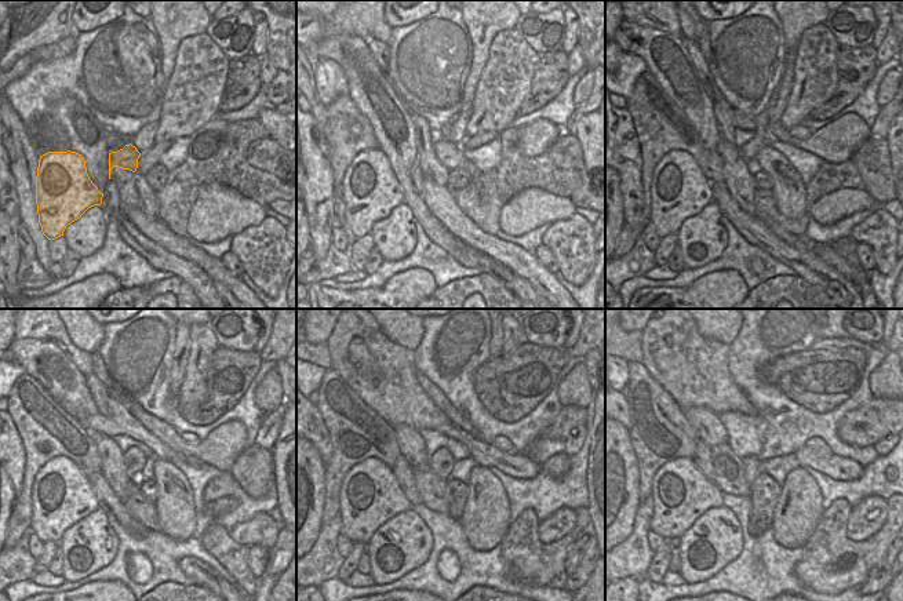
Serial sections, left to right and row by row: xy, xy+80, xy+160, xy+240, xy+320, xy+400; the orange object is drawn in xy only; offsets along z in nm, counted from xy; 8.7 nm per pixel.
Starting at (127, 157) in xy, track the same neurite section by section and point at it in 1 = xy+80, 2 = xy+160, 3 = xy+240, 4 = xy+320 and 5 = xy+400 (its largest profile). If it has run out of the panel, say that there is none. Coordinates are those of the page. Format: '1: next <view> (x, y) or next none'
1: next xy+80 (451, 156)
2: next xy+160 (789, 189)
3: next xy+240 (175, 509)
4: next xy+320 (485, 518)
5: next xy+400 (798, 510)

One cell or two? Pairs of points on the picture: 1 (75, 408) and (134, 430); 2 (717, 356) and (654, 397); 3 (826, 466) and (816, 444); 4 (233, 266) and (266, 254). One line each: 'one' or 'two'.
1: one
2: two
3: two
4: two

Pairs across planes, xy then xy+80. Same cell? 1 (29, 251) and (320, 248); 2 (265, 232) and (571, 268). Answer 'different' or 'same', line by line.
1: different
2: same

